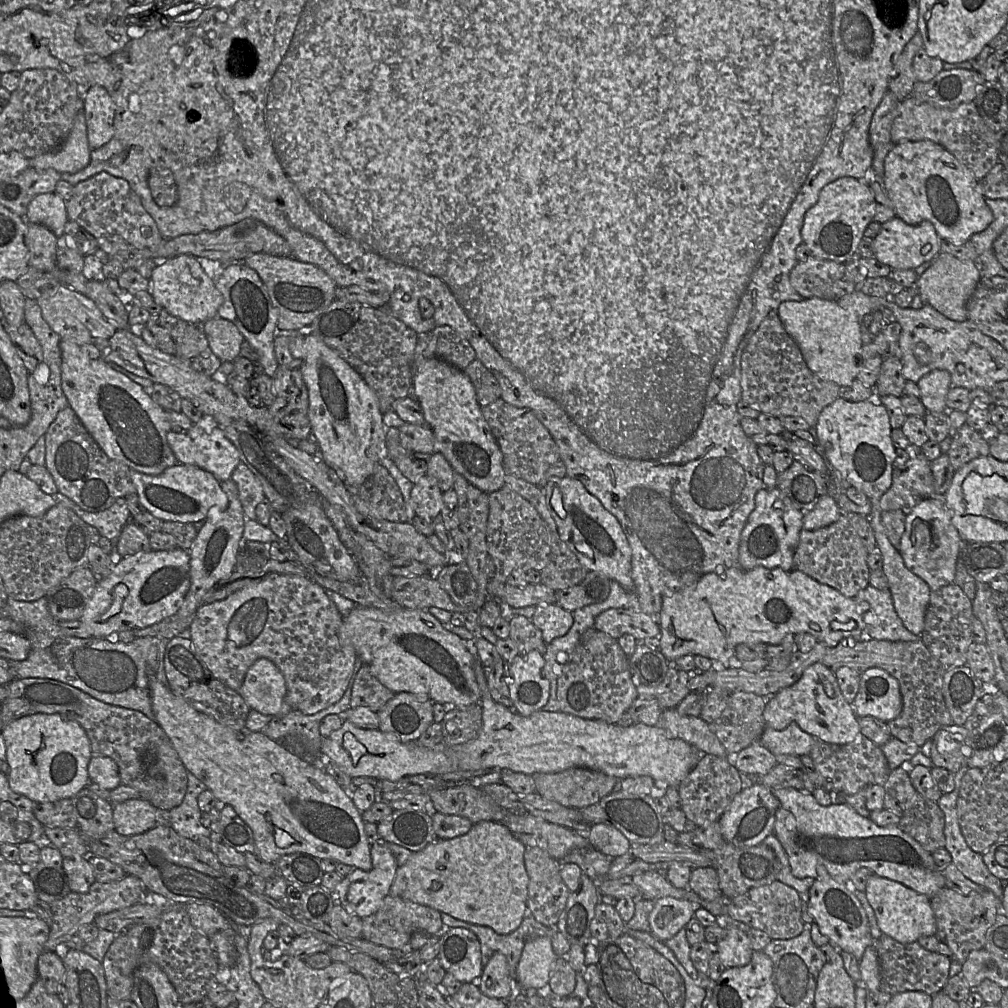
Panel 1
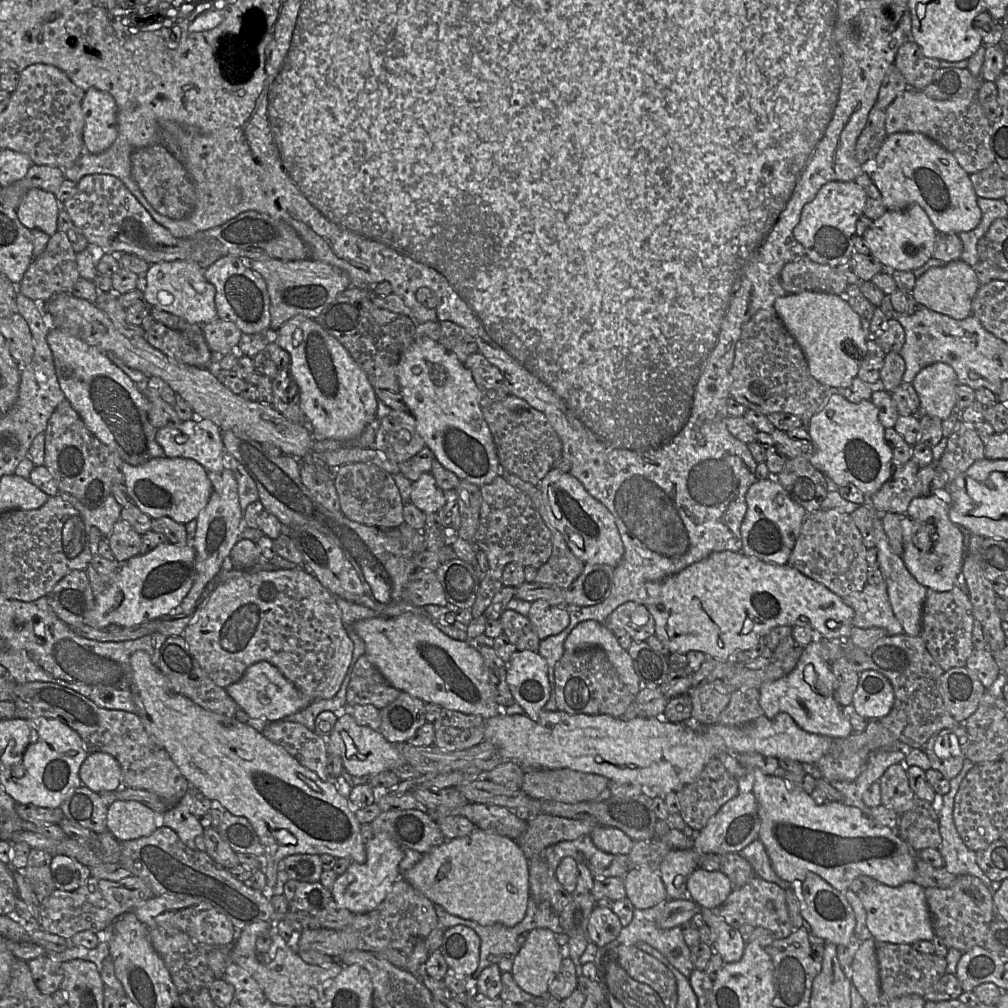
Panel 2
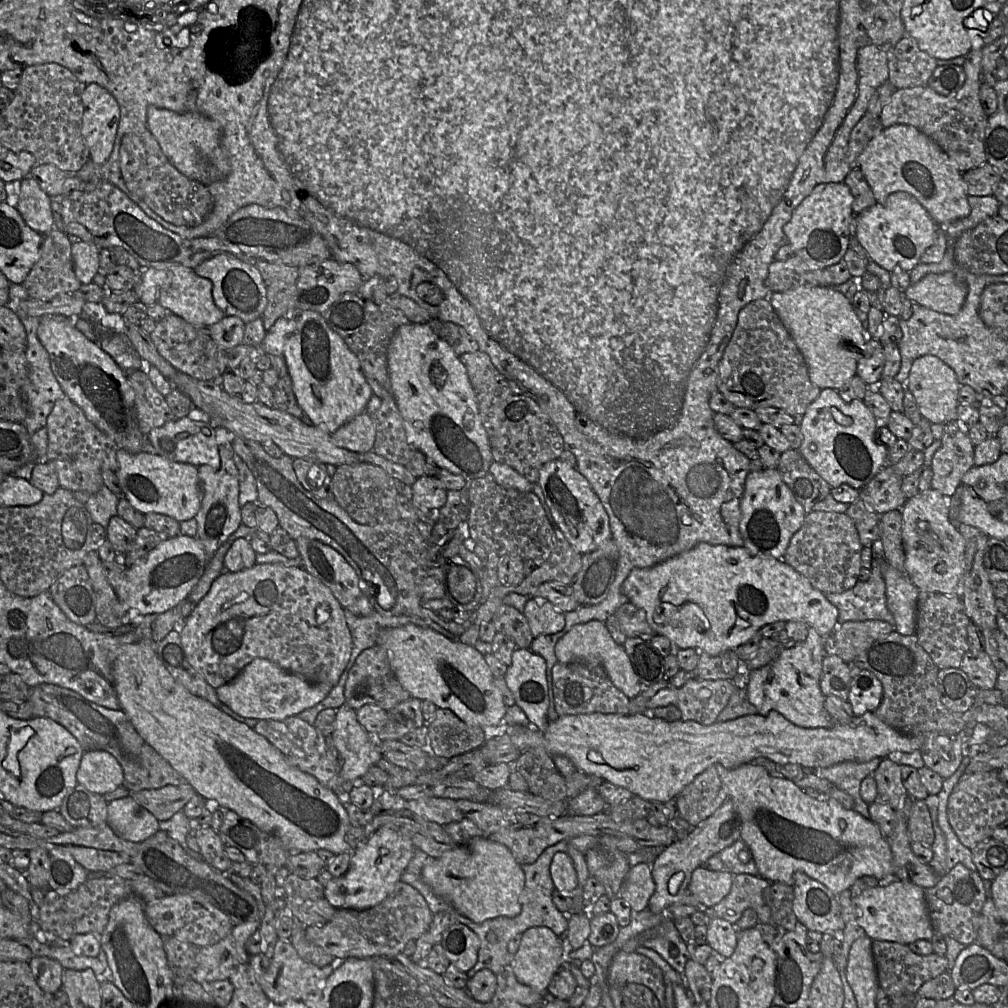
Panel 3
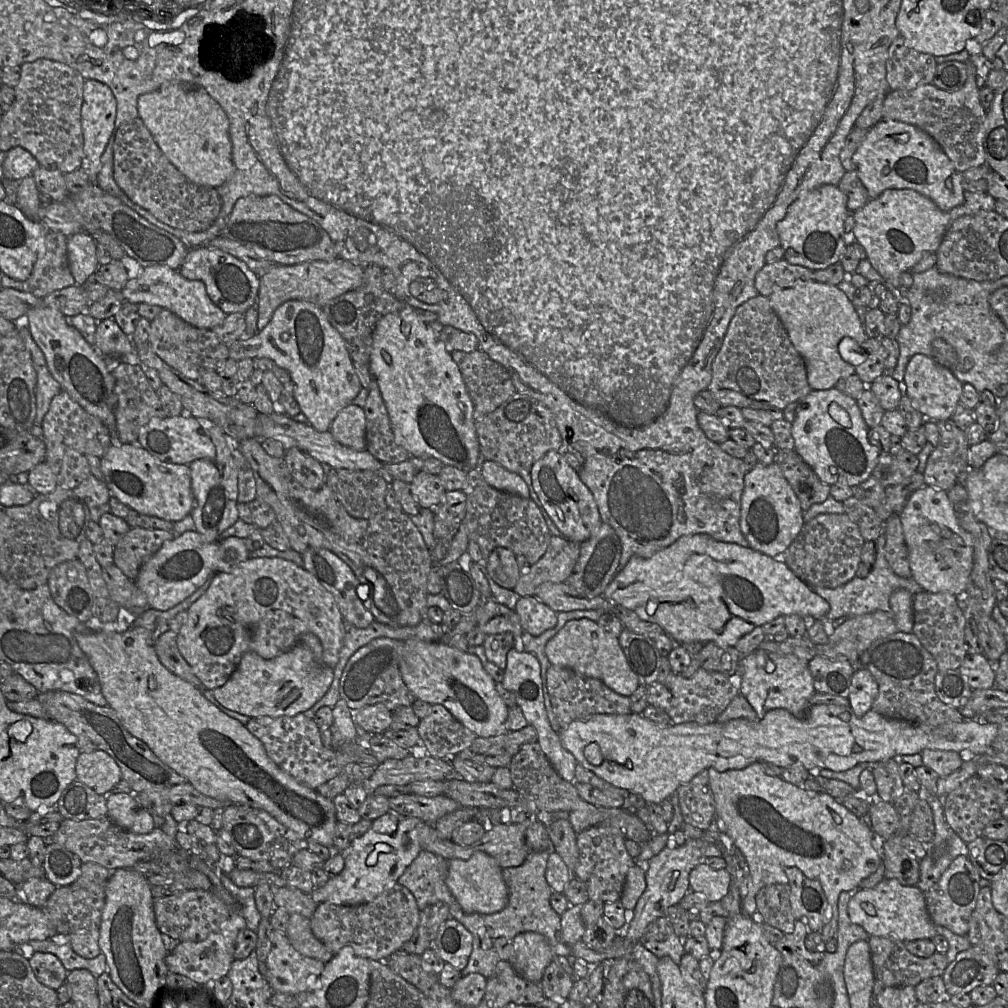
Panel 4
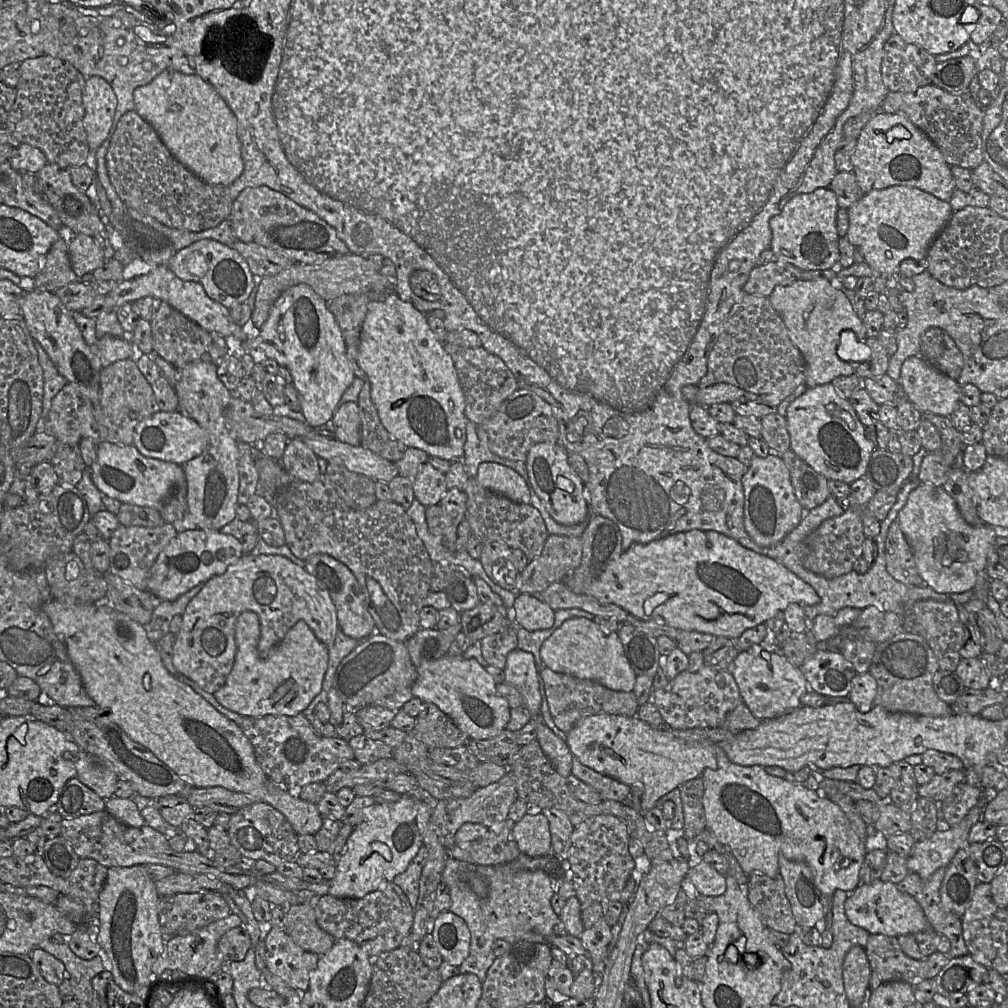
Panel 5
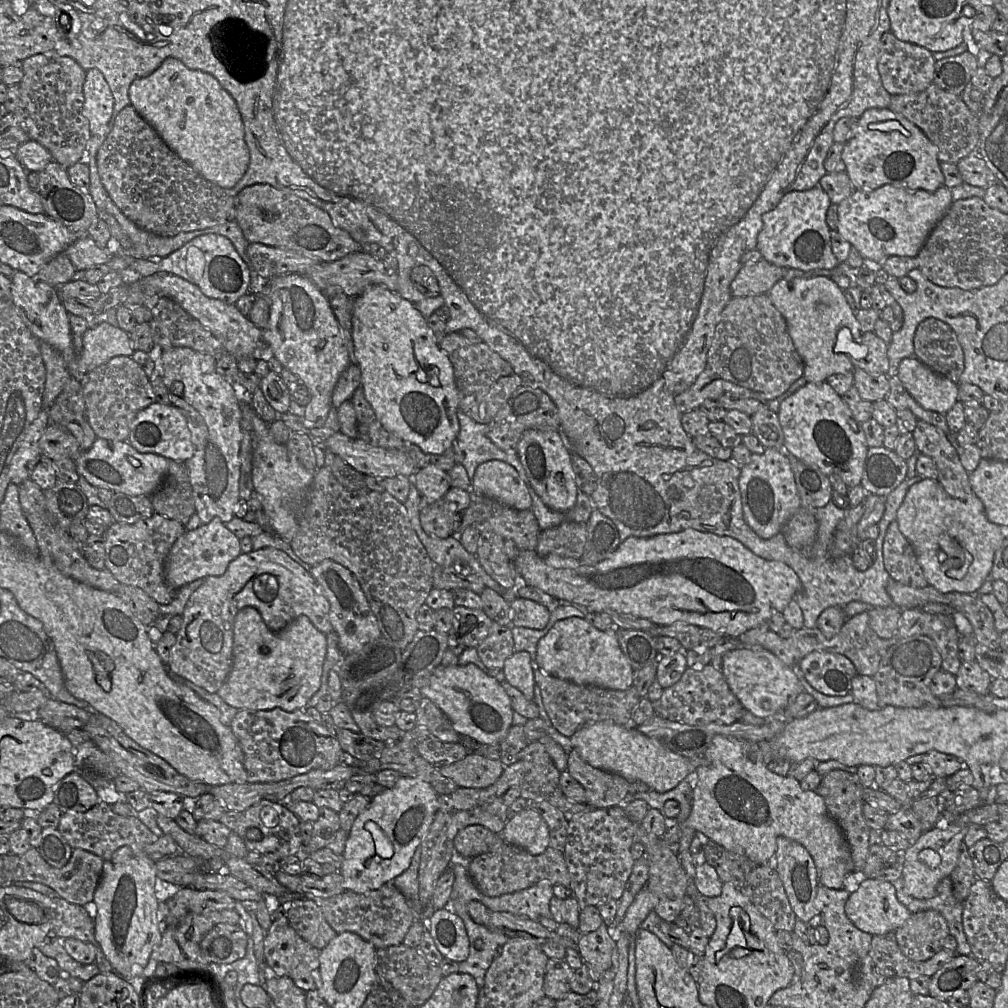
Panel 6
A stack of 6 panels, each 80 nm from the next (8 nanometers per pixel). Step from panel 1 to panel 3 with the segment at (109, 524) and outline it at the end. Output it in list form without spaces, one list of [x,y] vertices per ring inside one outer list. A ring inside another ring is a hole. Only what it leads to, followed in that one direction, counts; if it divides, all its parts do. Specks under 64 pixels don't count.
[[[103,485],[96,493],[73,491],[73,496],[88,509],[94,523],[106,528],[110,519],[117,515],[119,497]]]

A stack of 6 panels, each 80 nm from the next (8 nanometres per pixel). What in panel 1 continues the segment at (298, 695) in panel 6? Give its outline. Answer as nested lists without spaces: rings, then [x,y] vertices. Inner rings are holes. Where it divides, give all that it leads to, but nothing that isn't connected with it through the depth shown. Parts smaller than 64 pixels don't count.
[[[259,658],[249,667],[238,694],[251,710],[264,715],[276,717],[291,711],[285,702],[284,676],[267,658]]]

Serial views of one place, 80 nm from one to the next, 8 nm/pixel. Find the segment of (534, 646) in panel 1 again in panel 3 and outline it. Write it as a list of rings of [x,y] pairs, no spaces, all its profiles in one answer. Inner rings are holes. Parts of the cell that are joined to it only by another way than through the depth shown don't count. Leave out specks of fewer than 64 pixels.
[[[502,604],[491,622],[497,632],[512,639],[518,648],[530,648],[534,636],[526,617],[516,608]]]

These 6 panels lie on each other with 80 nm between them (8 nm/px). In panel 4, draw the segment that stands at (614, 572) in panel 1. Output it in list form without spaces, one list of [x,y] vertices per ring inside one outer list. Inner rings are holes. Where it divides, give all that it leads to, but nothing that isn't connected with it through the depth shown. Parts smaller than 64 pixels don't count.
[[[549,451],[530,471],[532,484],[547,514],[563,537],[576,543],[587,540],[602,523],[593,494],[564,459],[562,451]]]

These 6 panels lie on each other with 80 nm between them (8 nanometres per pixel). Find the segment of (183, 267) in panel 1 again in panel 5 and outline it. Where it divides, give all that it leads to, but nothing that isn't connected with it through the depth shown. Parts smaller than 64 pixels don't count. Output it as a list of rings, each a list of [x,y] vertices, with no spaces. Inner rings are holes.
[[[158,266],[146,275],[119,282],[106,296],[106,303],[111,308],[118,308],[125,303],[132,303],[147,296],[167,302],[205,330],[217,333],[234,345],[239,345],[248,338],[248,330],[233,322],[229,308],[211,299],[200,283],[180,279],[167,266]]]

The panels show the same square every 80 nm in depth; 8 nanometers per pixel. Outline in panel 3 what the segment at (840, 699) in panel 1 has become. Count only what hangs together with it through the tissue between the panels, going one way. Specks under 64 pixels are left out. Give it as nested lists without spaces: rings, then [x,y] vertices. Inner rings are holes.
[[[809,627],[807,638],[803,642],[789,649],[783,649],[780,654],[769,664],[749,671],[748,684],[746,687],[747,696],[751,704],[753,704],[758,714],[762,716],[768,715],[771,710],[782,713],[793,724],[804,728],[827,728],[834,721],[825,709],[824,703],[826,696],[820,689],[820,676],[822,673],[822,662],[825,653],[825,637],[821,636],[813,627]]]

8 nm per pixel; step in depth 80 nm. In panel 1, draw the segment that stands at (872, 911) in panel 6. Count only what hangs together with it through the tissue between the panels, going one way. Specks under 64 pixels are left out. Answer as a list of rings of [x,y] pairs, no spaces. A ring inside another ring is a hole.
[[[876,874],[869,876],[864,893],[883,934],[901,943],[918,942],[921,937],[936,935],[936,921],[928,896]]]

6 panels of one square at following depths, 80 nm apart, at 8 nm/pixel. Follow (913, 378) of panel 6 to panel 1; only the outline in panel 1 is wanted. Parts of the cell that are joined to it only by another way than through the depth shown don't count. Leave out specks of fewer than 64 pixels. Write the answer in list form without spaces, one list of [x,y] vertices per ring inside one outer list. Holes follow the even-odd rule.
[[[933,370],[917,382],[920,400],[927,413],[949,411],[946,407],[946,396],[951,388],[951,375],[946,370]]]

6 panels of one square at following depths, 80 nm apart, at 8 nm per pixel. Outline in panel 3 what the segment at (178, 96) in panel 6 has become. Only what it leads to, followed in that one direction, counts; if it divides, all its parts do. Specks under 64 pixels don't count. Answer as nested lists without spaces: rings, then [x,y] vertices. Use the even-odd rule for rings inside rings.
[[[151,105],[147,109],[147,127],[171,164],[183,175],[206,186],[222,180],[217,166],[211,164],[211,157],[220,146],[222,135],[216,121],[198,113],[177,113]]]

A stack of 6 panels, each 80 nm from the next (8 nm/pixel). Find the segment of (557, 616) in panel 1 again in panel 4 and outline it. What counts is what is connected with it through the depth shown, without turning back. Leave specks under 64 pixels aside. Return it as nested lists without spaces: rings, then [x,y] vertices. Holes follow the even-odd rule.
[[[535,596],[520,597],[514,611],[524,631],[538,636],[557,624],[557,612]]]

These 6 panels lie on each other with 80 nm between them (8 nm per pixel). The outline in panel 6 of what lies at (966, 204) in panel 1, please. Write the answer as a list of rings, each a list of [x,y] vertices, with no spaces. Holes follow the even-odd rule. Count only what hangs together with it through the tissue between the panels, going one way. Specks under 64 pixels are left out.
[[[870,108],[857,119],[851,137],[844,143],[842,160],[845,172],[857,190],[874,190],[883,185],[934,192],[944,186],[944,176],[938,159],[938,148],[904,116],[889,108]]]

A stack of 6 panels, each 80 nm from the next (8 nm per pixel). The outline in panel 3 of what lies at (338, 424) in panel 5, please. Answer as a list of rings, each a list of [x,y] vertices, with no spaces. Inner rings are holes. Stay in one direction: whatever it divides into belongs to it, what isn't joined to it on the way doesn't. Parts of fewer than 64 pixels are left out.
[[[364,411],[339,427],[330,437],[337,447],[355,453],[365,453],[373,449],[375,434],[371,415]]]

